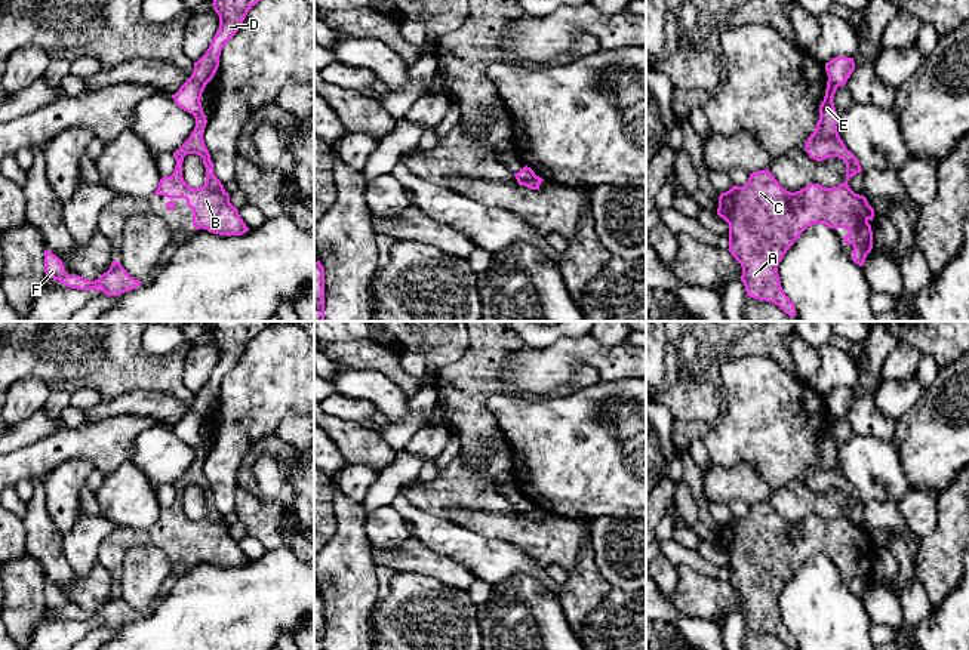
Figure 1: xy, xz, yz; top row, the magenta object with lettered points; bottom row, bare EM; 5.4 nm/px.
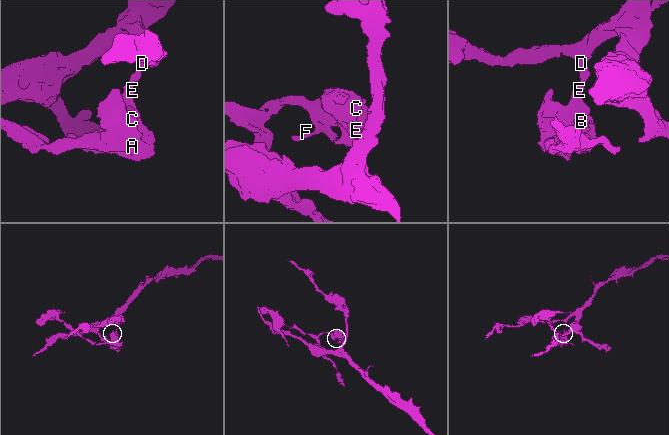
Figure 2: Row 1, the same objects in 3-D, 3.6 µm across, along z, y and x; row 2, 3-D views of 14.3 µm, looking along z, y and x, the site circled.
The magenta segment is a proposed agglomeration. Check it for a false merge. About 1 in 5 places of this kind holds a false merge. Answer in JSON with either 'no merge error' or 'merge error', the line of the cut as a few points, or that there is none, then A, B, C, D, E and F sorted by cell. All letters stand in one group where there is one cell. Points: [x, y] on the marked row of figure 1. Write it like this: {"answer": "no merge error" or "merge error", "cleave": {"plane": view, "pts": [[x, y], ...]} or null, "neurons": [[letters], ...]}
{"answer": "merge error", "cleave": {"plane": "xy", "pts": [[190, 77], [205, 86]]}, "neurons": [["A", "B", "C", "E", "F"], ["D"]]}

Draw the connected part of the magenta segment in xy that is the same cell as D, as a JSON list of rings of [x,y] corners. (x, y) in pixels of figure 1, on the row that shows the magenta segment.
[[[213,0],[213,9],[219,16],[219,28],[206,53],[194,62],[194,71],[190,78],[204,86],[213,78],[219,67],[222,47],[239,31],[247,12],[258,1],[259,0]]]

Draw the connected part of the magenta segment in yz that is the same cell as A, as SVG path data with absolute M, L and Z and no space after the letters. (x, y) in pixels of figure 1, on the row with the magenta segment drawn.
M828 80L816 129L803 150L816 161L842 158L846 163L843 184L833 188L809 184L790 192L766 169L750 173L744 187L733 185L719 197L717 215L729 224L727 250L742 267L747 296L772 302L790 317L796 315L796 308L781 287L778 265L808 227L846 228L849 234L843 240L853 246L852 261L859 267L873 249L868 222L874 209L848 185L862 169L839 136L833 102L836 90L837 86Z

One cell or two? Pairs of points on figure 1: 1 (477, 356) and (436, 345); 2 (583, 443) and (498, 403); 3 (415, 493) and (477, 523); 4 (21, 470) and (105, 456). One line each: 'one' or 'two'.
1: two
2: one
3: two
4: one

